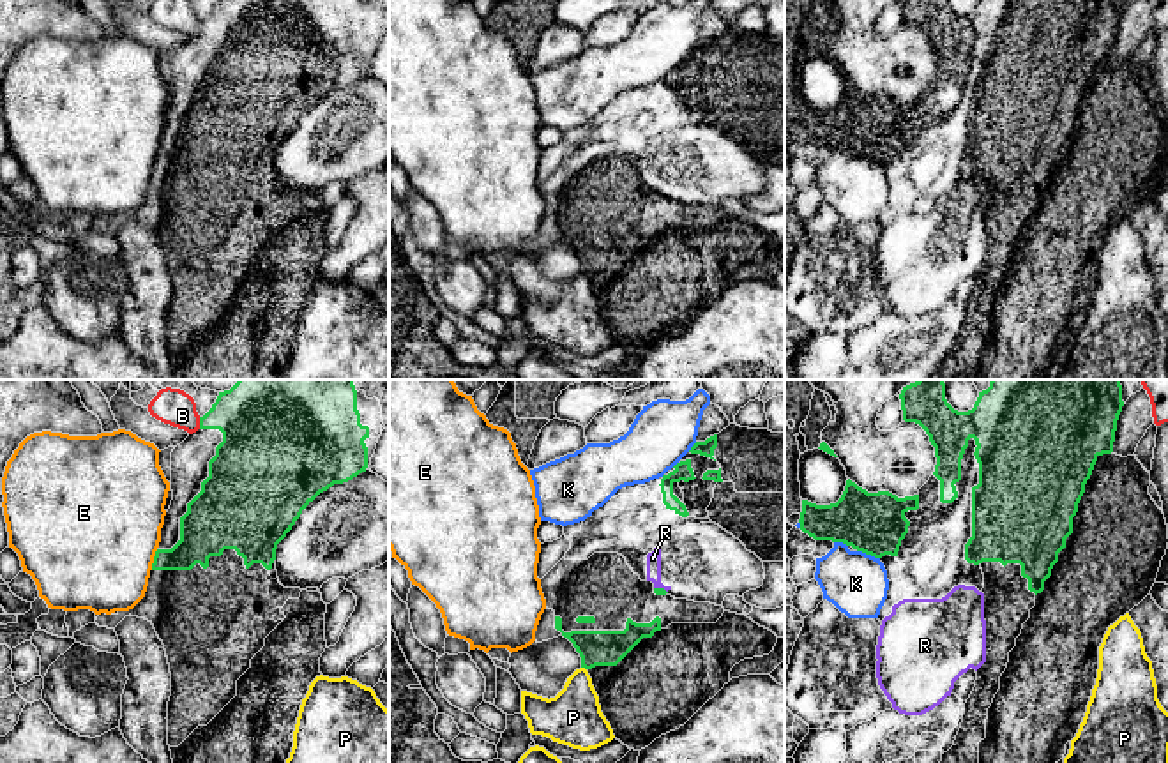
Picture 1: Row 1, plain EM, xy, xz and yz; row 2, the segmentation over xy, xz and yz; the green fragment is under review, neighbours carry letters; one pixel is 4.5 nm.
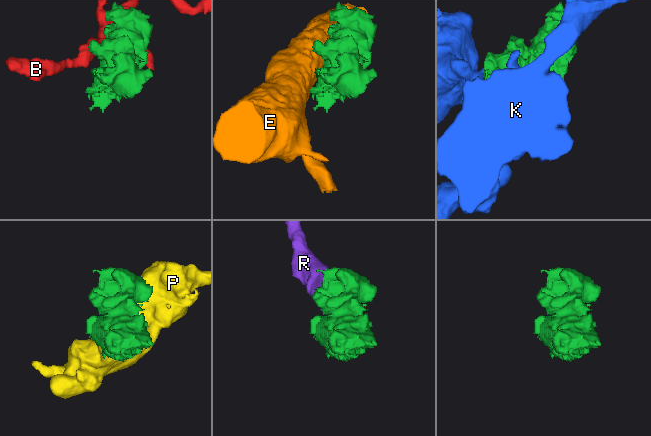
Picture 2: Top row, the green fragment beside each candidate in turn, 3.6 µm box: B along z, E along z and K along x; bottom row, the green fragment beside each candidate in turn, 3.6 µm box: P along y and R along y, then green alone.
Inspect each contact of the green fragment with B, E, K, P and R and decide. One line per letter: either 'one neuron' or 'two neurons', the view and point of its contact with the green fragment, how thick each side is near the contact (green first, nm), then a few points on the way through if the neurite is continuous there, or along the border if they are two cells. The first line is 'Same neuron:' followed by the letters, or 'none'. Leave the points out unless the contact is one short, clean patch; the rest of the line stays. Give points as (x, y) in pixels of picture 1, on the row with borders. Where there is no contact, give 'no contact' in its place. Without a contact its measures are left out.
Same neuron: none
B: two neurons; contact xy (200, 423); calibres 340 and 170 nm; border xy (198, 417), (200, 428)
E: two neurons; contact xy (154, 560); calibres 200 and 480 nm
K: two neurons; contact yz (868, 553); calibres 280 and 280 nm
P: two neurons; contact xz (584, 666); calibres 160 and 260 nm; border xz (582, 666), (585, 670)
R: two neurons; contact xz (661, 589); calibres 30 and 60 nm; border xz (654, 587), (661, 587), (667, 592)

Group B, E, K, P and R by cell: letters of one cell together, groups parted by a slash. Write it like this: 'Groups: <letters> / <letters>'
Groups: B / E / K / P / R

